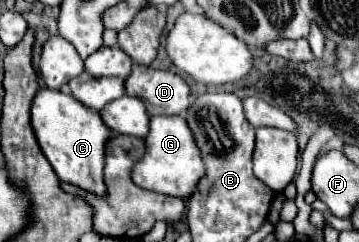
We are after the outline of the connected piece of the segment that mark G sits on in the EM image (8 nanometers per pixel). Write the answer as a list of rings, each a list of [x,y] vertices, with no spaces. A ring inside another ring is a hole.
[[[152,116],[150,118],[150,132],[144,138],[146,152],[132,168],[132,180],[146,190],[162,192],[168,196],[188,198],[194,190],[198,178],[202,176],[202,158],[200,150],[186,126],[184,116]]]

